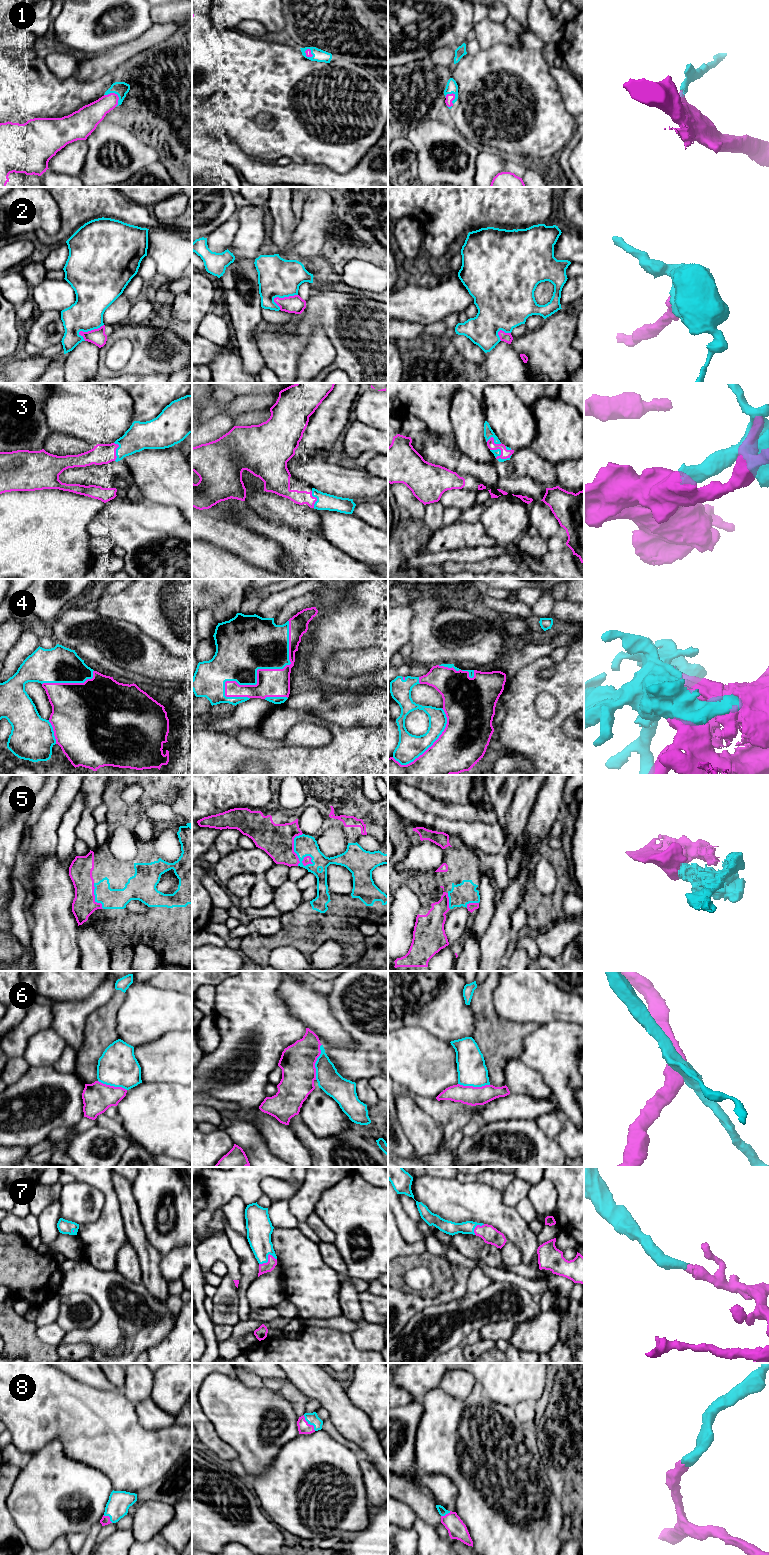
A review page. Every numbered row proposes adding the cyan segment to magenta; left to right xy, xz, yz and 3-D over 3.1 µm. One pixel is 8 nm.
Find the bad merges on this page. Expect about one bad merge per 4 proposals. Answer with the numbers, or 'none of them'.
2, 6

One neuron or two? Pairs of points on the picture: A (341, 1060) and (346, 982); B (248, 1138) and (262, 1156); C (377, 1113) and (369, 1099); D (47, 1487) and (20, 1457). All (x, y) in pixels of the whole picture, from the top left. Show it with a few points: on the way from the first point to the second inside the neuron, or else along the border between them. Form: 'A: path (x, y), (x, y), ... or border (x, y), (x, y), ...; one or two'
A: path (361, 1045), (361, 1035), (349, 1023), (338, 1003); one
B: path (251, 1142), (258, 1152); one
C: border (377, 1101), (367, 1105); two
D: border (32, 1456), (20, 1469); two

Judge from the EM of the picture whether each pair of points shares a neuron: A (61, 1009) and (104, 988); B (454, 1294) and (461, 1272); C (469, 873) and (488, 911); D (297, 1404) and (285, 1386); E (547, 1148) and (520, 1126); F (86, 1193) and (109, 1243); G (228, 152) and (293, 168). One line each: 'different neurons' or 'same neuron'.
A: same neuron
B: same neuron
C: different neurons
D: same neuron
E: same neuron
F: different neurons
G: same neuron

